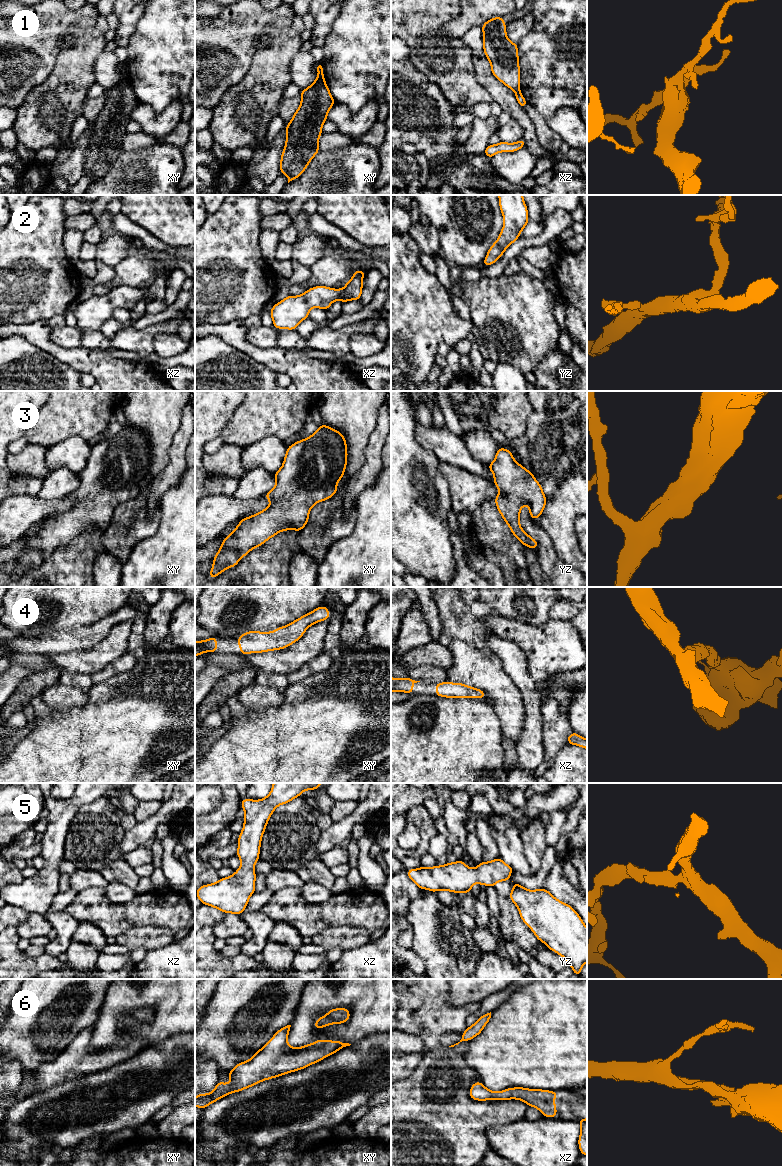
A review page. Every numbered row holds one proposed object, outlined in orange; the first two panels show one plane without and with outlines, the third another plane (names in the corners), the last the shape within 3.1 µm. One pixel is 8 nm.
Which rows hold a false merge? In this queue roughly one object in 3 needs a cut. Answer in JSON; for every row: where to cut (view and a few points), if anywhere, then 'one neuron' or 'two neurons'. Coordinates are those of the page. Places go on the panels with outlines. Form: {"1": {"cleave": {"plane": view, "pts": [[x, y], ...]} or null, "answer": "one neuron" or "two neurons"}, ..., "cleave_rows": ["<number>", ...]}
{"1": {"cleave": {"plane": "xz", "pts": [[519, 89], [515, 91]]}, "answer": "two neurons"}, "2": {"cleave": null, "answer": "one neuron"}, "3": {"cleave": null, "answer": "one neuron"}, "4": {"cleave": null, "answer": "one neuron"}, "5": {"cleave": null, "answer": "one neuron"}, "6": {"cleave": null, "answer": "one neuron"}, "cleave_rows": ["1"]}

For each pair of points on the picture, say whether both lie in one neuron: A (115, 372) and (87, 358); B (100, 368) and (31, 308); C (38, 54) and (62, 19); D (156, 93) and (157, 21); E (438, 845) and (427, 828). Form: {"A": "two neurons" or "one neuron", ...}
{"A": "one neuron", "B": "two neurons", "C": "one neuron", "D": "one neuron", "E": "two neurons"}

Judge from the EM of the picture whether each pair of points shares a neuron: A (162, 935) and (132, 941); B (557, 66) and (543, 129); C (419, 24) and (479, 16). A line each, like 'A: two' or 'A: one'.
A: one
B: two
C: two

